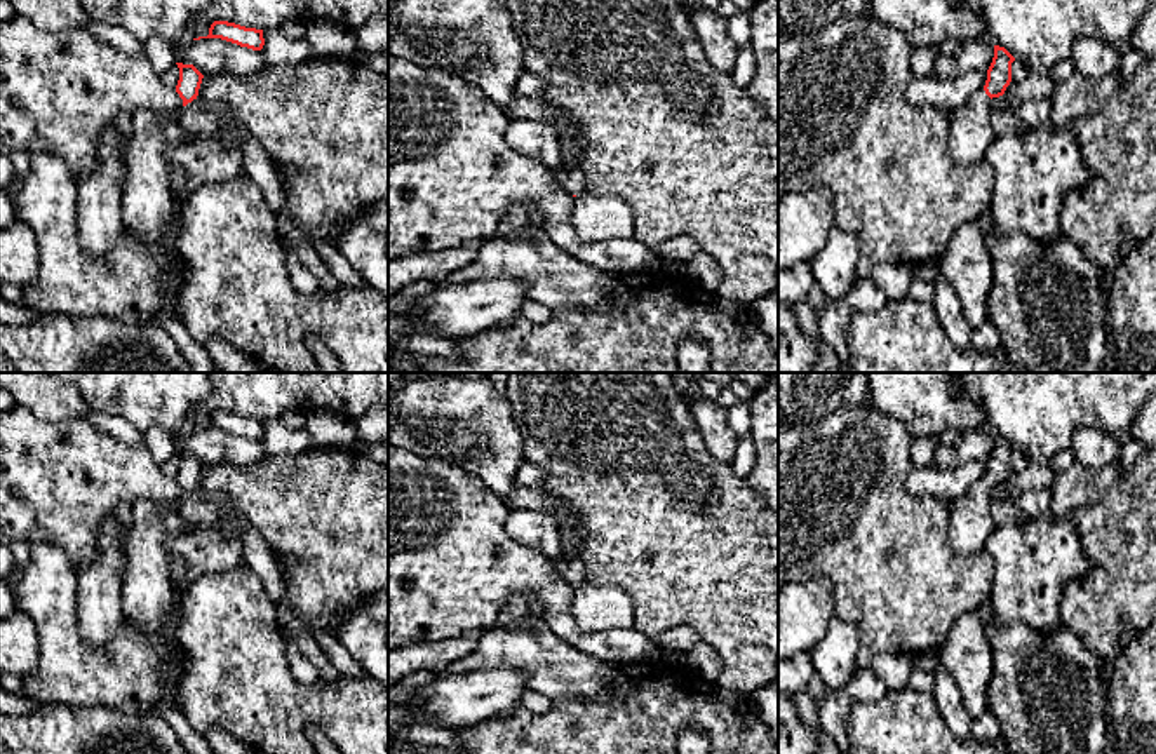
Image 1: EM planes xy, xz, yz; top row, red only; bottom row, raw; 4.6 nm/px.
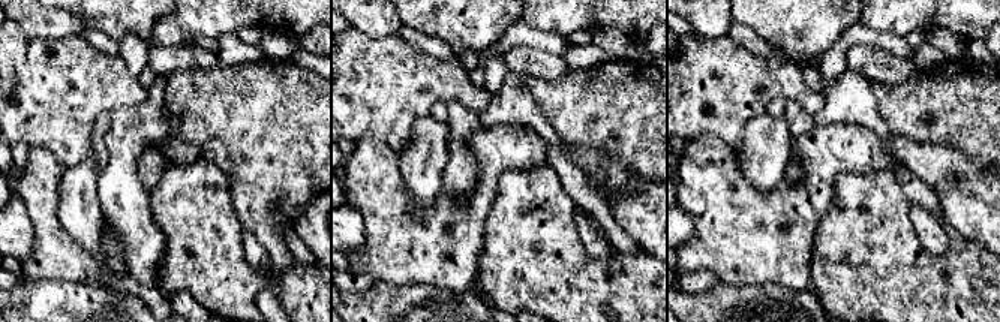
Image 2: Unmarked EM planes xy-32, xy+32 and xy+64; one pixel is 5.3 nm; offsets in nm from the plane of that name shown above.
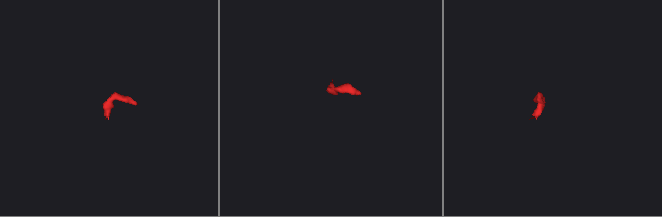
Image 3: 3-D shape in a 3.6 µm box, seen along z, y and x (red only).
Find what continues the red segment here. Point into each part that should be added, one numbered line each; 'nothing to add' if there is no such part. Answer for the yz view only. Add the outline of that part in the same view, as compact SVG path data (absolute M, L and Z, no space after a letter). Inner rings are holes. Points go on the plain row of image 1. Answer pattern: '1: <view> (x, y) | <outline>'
1: yz (970, 526) | M984 477L952 502L949 543L954 550L963 554L984 550L985 542L996 529L991 503L991 488L985 484Z

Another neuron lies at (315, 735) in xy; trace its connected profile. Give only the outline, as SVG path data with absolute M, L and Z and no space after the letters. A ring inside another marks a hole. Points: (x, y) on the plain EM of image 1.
M315 724L306 728L306 737L319 754L339 754L331 738Z

